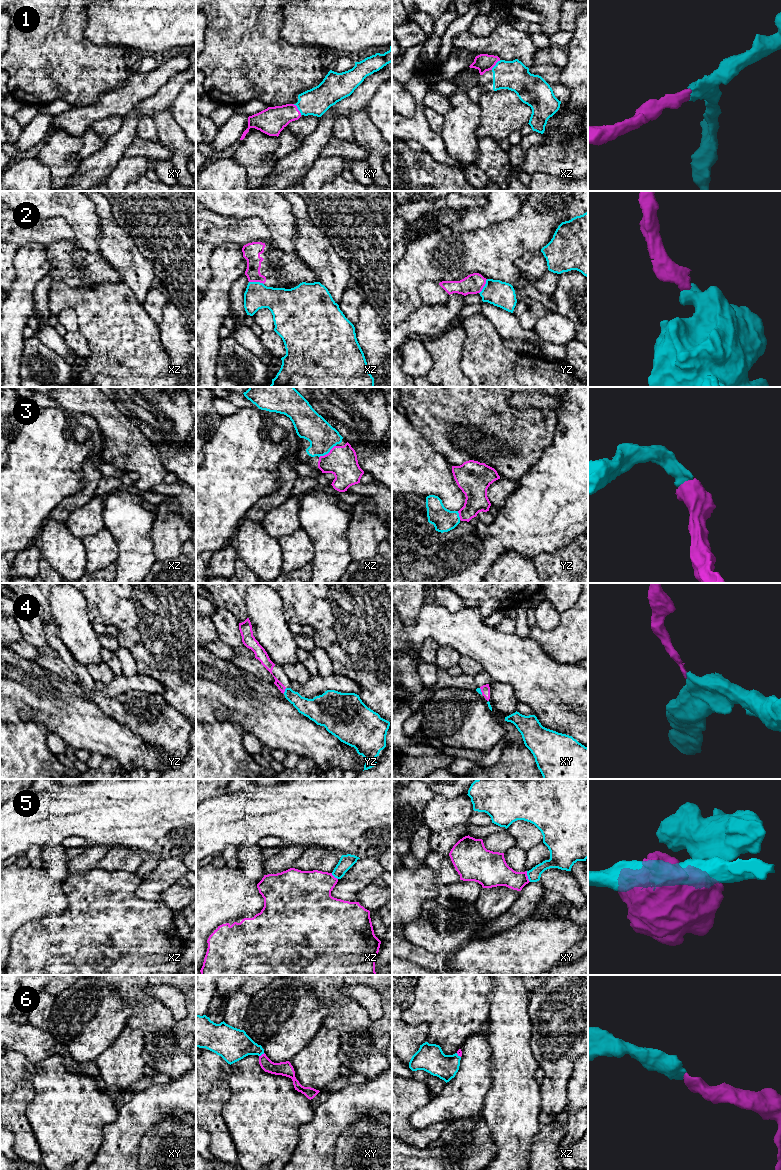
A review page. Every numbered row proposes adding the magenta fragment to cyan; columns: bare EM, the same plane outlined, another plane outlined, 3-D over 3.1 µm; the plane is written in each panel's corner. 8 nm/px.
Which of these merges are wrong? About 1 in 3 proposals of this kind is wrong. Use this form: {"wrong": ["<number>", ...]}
{"wrong": ["2", "5"]}

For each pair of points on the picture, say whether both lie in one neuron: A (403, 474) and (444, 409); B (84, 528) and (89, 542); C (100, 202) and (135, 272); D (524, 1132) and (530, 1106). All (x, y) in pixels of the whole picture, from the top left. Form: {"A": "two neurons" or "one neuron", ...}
{"A": "two neurons", "B": "two neurons", "C": "one neuron", "D": "one neuron"}

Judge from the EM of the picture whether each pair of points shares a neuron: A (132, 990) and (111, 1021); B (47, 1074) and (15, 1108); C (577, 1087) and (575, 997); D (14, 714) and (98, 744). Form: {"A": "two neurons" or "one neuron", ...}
{"A": "two neurons", "B": "two neurons", "C": "two neurons", "D": "one neuron"}

